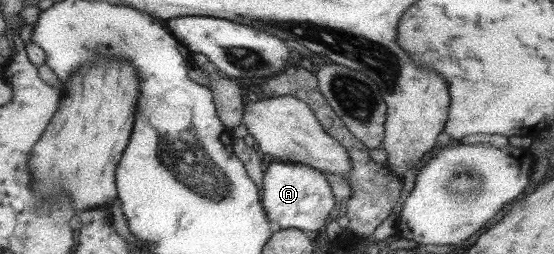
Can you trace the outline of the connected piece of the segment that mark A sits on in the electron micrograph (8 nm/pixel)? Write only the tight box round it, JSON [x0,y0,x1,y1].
[261,161,335,231]

